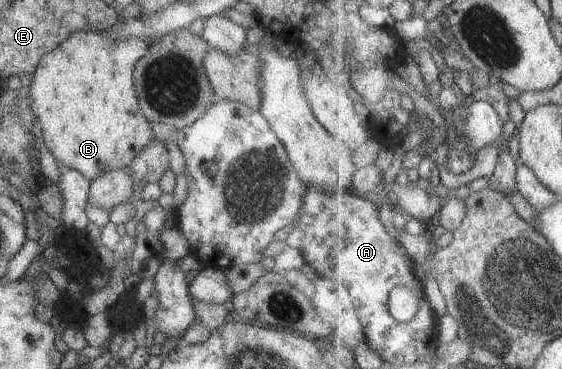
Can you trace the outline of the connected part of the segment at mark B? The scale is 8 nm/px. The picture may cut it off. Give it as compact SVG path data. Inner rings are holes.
M88 29L84 31L74 31L64 40L61 40L55 49L52 49L50 52L46 52L45 55L41 56L37 68L33 72L32 80L29 84L31 111L36 118L38 118L45 146L56 161L73 168L76 172L80 172L80 174L90 182L108 171L124 169L125 166L154 138L152 129L150 129L149 120L146 120L140 112L134 81L135 62L141 56L145 55L147 48L147 44L139 38L126 37L125 39L113 39L107 35L106 31L102 30L91 31Z

